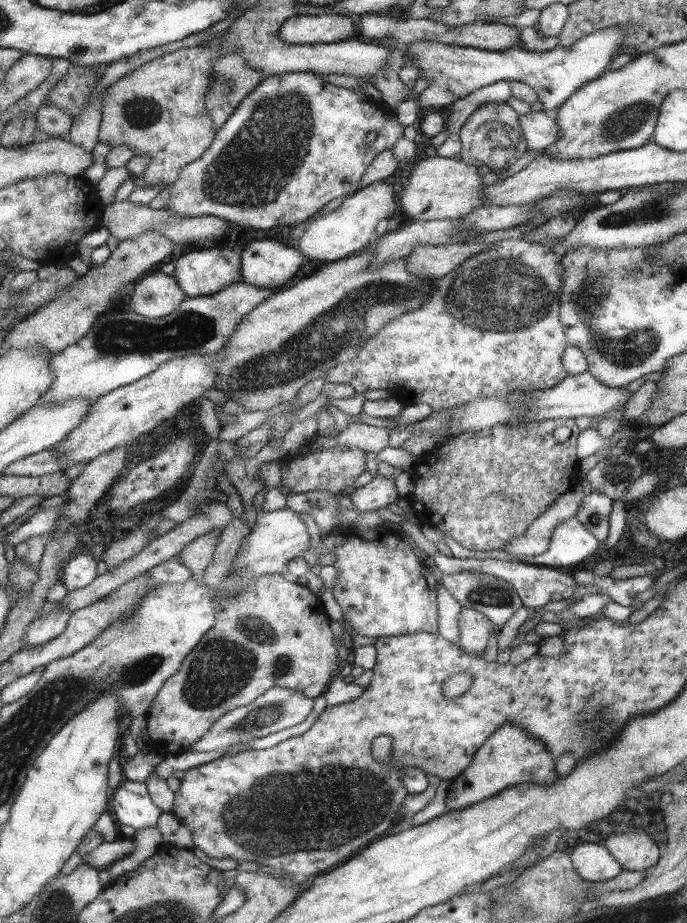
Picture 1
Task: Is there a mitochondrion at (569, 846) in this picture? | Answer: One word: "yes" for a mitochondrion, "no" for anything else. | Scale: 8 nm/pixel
no

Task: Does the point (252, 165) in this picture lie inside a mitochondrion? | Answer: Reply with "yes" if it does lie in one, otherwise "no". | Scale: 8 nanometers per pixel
yes

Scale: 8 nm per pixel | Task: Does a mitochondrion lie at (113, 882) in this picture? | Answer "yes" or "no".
no

